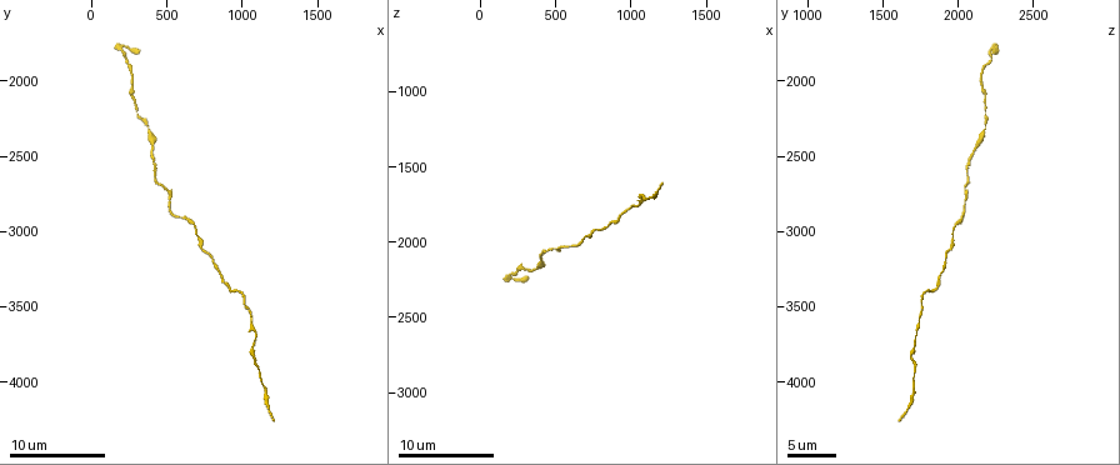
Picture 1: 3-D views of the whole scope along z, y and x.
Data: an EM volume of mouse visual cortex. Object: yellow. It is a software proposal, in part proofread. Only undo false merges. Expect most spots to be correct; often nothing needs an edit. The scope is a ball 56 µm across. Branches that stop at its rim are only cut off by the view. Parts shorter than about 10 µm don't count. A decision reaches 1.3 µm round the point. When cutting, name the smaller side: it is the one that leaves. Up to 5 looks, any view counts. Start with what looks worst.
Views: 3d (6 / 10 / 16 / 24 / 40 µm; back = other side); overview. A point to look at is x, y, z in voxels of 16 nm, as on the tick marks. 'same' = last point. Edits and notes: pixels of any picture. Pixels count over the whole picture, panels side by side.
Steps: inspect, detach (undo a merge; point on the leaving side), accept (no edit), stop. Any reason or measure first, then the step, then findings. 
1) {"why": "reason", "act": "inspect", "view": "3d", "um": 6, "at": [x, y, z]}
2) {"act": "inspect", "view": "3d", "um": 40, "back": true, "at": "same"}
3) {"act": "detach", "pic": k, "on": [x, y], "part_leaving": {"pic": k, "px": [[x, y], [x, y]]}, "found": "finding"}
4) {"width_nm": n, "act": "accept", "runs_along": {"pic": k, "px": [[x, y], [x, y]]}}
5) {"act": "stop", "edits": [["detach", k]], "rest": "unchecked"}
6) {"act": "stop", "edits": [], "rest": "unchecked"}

{"why": "calibre changes", "act": "inspect", "view": "3d", "um": 16, "at": [380, 2480, 2100]}

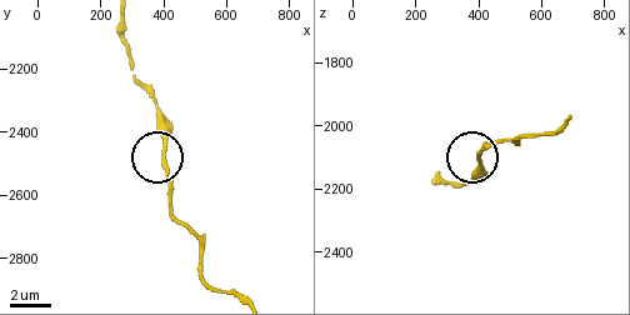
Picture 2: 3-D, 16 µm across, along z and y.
{"width_nm": 230, "act": "accept", "runs_along": {"pic": 2, "px": [[236, 294], [210, 288], [199, 243], [171, 211], [160, 108]]}, "found": "all the same neuron"}

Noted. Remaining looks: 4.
{"why": "calibre changes", "act": "inspect", "view": "3d", "um": 6, "at": [620, 2920, 2040]}

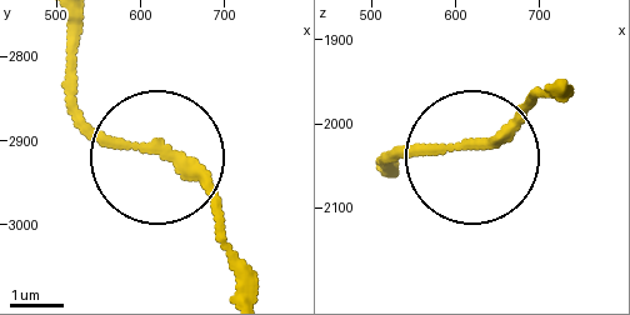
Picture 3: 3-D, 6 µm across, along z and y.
{"width_nm": 180, "act": "accept", "runs_along": {"pic": 3, "px": [[201, 184], [165, 153], [98, 135], [71, 73]]}, "found": "continuous, no second neuron"}

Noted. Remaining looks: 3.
{"why": "sudden change in width", "act": "inspect", "view": "3d", "um": 16, "at": [880, 3300, 1860]}

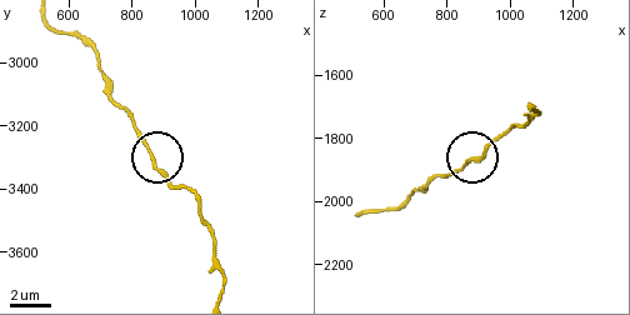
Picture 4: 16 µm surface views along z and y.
{"act": "accept", "runs_along": {"pic": 4, "px": [[94, 51], [105, 90], [130, 120], [159, 170], [178, 189]]}, "found": "all the same neuron"}

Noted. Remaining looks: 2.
{"act": "stop", "edits": [], "rest": "unchecked"}

